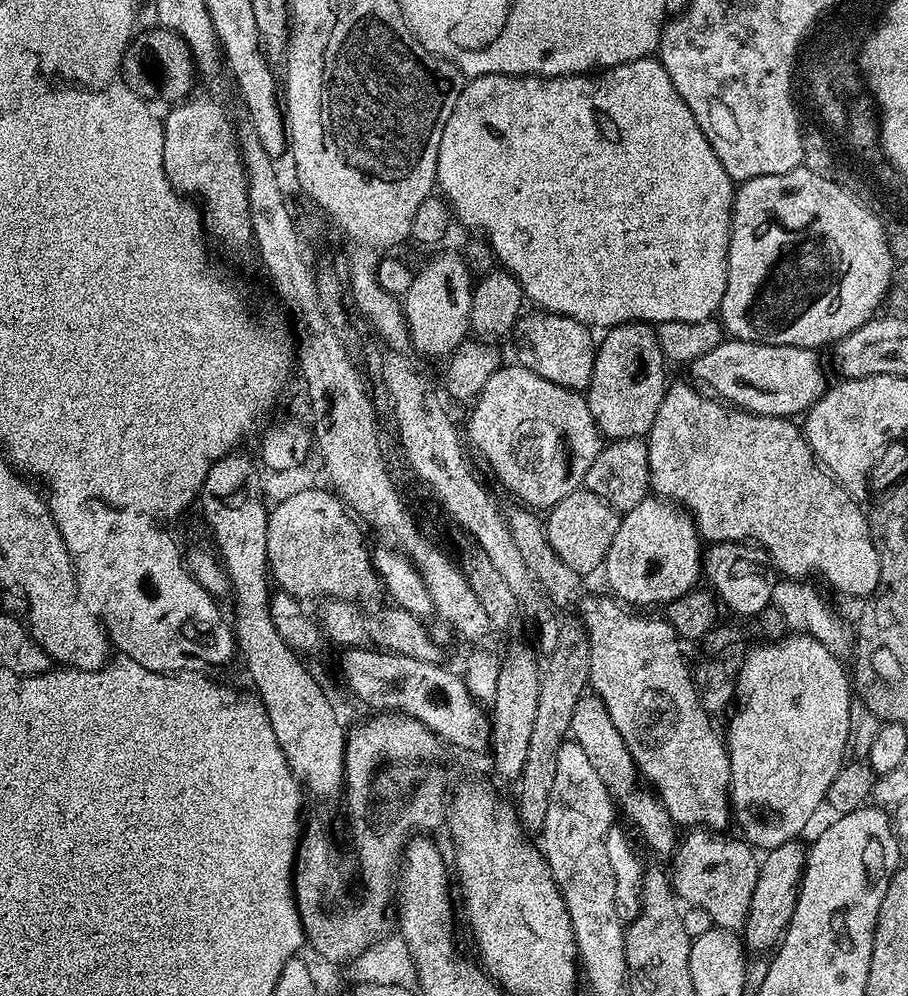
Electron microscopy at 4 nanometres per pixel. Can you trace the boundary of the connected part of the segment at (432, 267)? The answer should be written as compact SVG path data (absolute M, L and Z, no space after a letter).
M440 252L425 262L422 268L416 268L412 277L410 290L402 297L404 317L408 323L408 339L411 347L417 348L424 356L441 356L447 358L463 340L470 336L470 310L472 309L472 290L474 276L468 273L464 260L452 252Z

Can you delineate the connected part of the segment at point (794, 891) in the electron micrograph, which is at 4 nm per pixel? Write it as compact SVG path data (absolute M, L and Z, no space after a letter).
M797 838L782 846L771 849L768 857L760 860L758 882L754 886L754 894L750 898L750 910L742 929L744 947L749 953L768 952L779 945L784 938L790 918L794 918L794 906L798 902L800 880L804 876L804 863L808 860L806 844Z

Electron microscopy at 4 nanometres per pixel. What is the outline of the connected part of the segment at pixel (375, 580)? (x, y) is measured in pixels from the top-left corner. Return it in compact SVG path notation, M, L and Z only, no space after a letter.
M300 488L297 492L290 493L285 500L278 501L276 508L274 504L269 511L266 550L271 579L279 591L290 594L301 602L331 598L355 602L361 606L371 605L368 604L371 600L382 596L382 585L376 567L372 564L370 547L360 533L361 525L350 515L344 501L335 492L324 488Z

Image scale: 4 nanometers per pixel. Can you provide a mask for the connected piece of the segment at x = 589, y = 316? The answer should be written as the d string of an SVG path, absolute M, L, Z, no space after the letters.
M643 56L634 62L620 64L617 68L606 68L595 74L579 76L503 76L502 74L486 74L471 77L464 89L458 94L458 102L454 102L454 110L450 110L450 118L446 118L446 126L442 130L442 142L438 142L438 166L436 167L436 188L439 195L446 201L457 225L464 228L477 228L488 239L494 255L500 259L499 267L511 274L522 286L525 301L537 304L537 309L554 315L564 315L576 319L592 330L607 330L620 324L651 324L662 322L702 322L713 319L719 313L722 294L726 294L726 270L728 269L728 239L732 229L732 198L734 181L726 174L722 162L718 162L718 154L710 146L706 134L698 126L694 114L690 114L690 106L682 102L678 90L674 90L674 82L670 82L670 74L660 65L659 59Z

